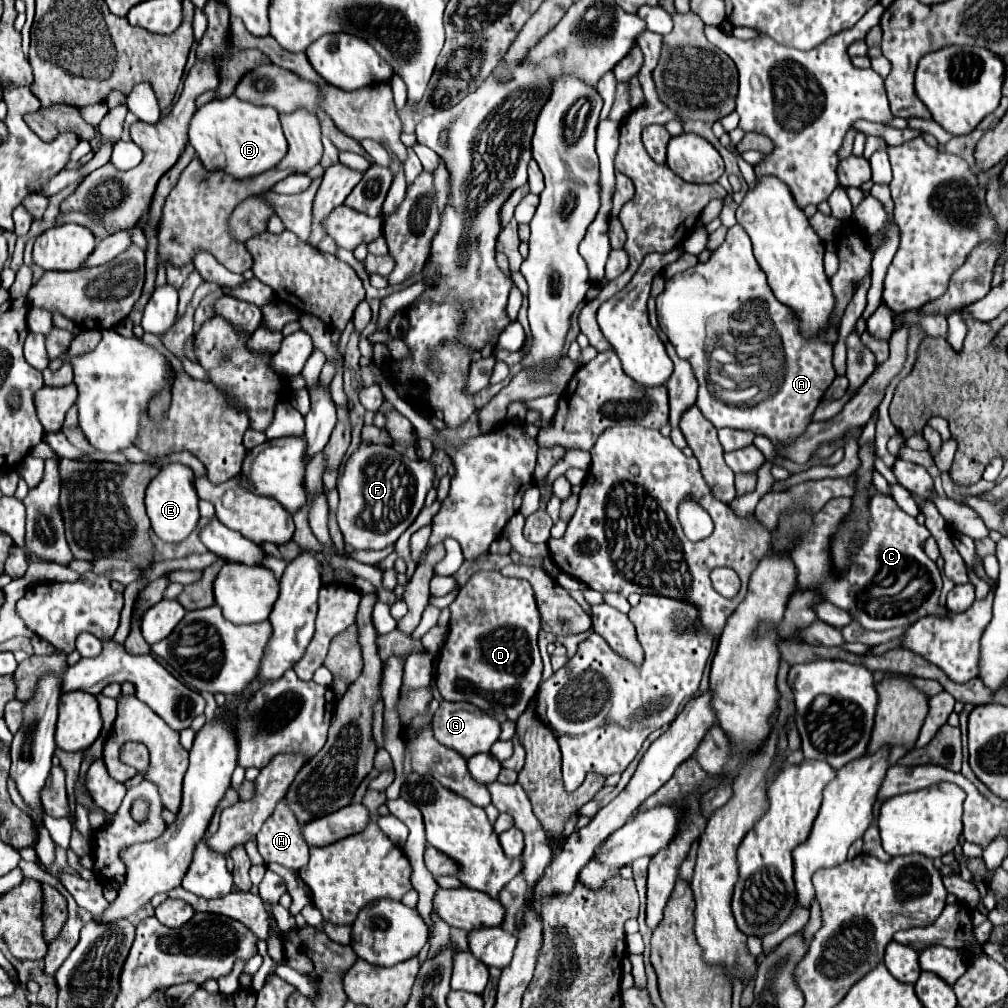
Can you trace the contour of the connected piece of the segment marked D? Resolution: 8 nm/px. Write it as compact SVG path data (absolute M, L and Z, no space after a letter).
M488 570L474 572L472 578L460 588L456 600L450 604L450 632L436 662L436 684L440 696L450 702L472 702L498 722L516 722L538 692L538 684L542 678L538 632L540 612L536 606L534 590L528 580L506 578L500 572Z

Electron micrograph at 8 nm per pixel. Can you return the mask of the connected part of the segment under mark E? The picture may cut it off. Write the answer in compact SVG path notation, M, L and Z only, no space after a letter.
M164 464L146 488L146 510L152 530L164 542L182 542L198 524L198 494L194 488L194 474L184 464Z

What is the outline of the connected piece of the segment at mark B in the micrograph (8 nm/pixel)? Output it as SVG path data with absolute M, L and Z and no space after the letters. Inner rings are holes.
M238 96L212 100L196 108L188 126L188 142L206 170L222 170L236 180L258 176L274 168L286 156L286 138L280 128L278 112L270 106L254 106ZM218 154L226 158L226 164L214 164Z

